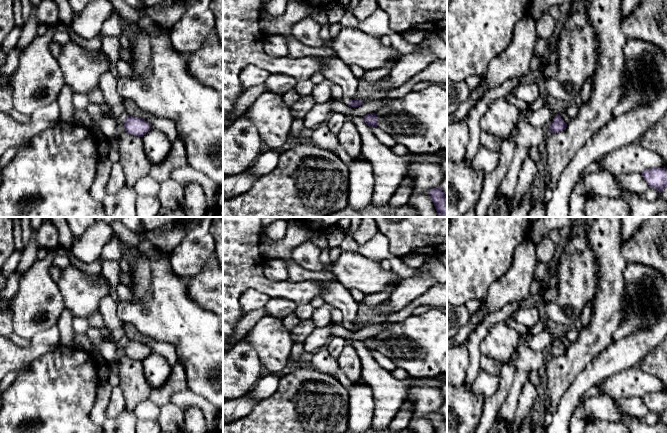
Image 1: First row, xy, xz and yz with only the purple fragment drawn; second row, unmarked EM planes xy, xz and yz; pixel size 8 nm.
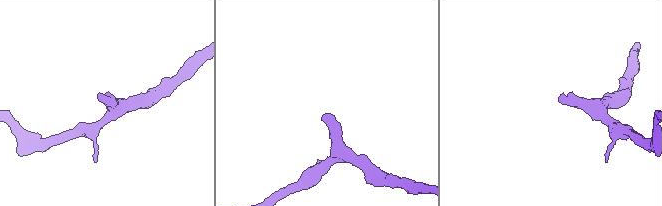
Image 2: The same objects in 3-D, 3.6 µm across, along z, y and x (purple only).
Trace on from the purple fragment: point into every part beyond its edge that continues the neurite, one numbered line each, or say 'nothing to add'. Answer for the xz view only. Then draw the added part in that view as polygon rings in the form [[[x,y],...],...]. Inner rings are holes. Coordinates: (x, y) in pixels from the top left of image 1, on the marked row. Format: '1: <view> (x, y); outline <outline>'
1: xz (333, 69); outline [[[320,57],[322,61],[320,72],[324,79],[338,84],[342,88],[342,102],[348,105],[356,98],[358,78],[353,74],[350,66],[336,57]]]

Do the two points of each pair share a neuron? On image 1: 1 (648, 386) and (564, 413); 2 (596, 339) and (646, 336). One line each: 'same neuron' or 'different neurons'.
1: different neurons
2: different neurons

